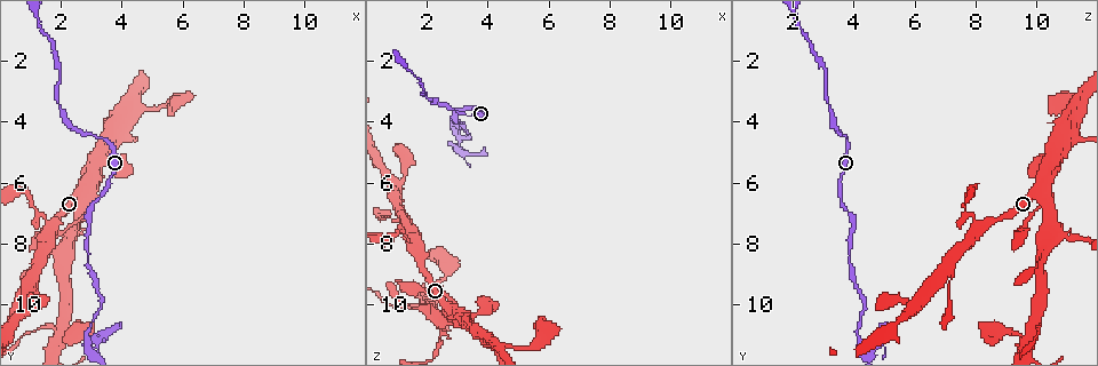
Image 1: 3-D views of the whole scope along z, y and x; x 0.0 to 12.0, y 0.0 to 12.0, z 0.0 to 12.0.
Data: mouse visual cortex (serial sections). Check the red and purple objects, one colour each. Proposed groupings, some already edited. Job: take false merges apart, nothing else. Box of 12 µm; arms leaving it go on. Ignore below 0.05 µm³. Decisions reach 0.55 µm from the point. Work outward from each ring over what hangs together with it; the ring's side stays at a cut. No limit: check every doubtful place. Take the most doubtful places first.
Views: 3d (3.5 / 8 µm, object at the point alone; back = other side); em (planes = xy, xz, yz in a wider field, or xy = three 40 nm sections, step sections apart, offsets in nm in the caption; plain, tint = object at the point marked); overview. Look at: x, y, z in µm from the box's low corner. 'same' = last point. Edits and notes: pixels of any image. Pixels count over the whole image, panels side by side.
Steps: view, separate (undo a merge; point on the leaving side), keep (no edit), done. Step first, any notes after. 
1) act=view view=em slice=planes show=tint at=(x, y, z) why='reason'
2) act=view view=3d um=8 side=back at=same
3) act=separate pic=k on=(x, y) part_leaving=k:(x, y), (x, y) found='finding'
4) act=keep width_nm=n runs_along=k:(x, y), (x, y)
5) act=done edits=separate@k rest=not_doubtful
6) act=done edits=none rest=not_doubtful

act=view view=3d um=3.5 at=(3.0, 11.3, 4.9) why='thick turns thin'

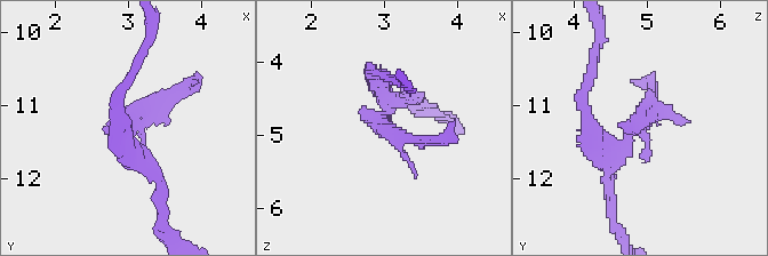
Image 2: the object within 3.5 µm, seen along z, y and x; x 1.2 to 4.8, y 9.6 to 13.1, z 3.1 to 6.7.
act=view view=em slice=xy step=5 show=tint at=(3.00, 11.30, 4.80)

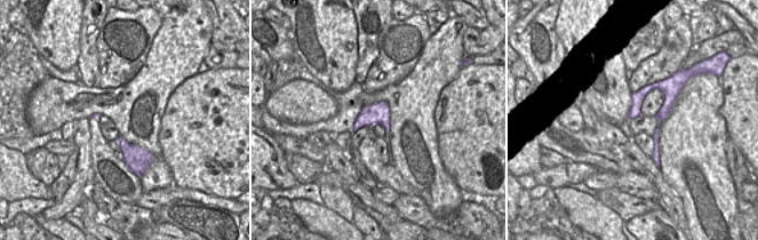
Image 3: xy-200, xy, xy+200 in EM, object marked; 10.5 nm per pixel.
act=view view=em slice=planes show=tint at=same

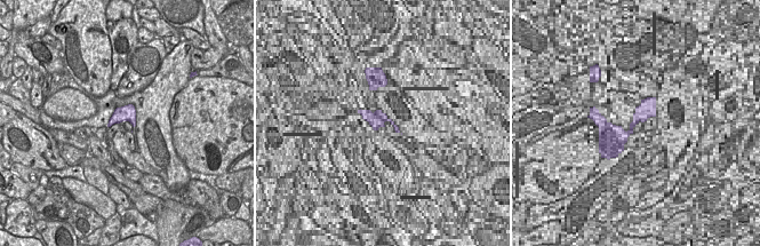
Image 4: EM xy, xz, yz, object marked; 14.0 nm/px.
act=separate pic=2 on=(381, 127) part_leaving=2:(384, 110), (384, 128), (418, 142), (447, 136) found='two cells meet here'

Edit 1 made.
act=view view=overview

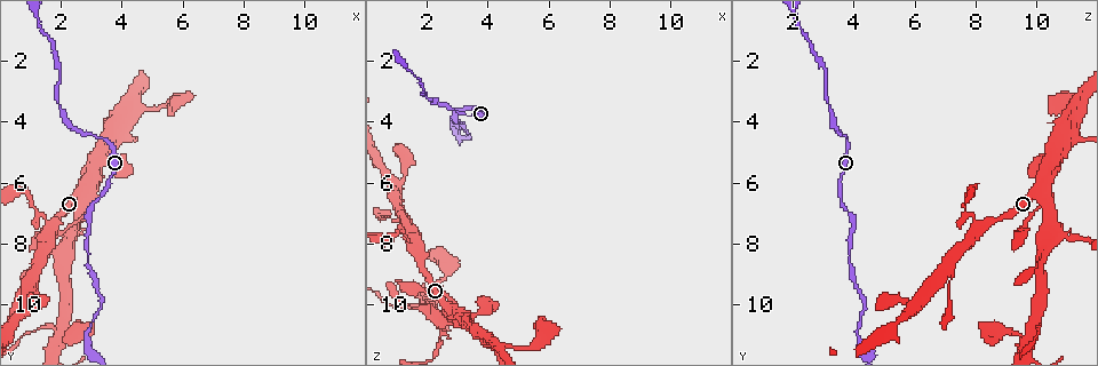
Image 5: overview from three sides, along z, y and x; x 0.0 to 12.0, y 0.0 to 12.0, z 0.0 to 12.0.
act=view view=3d um=3.5 at=(1.1, 6.9, 7.6)

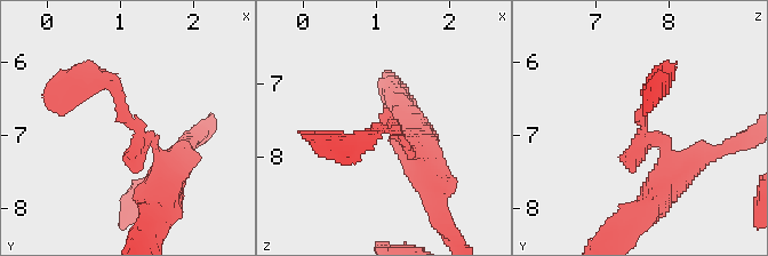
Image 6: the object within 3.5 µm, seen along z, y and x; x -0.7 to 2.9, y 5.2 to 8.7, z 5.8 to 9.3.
act=view view=em slice=xy step=3 show=tint at=(1.15, 6.85, 7.60) why='shape alone is not enough'

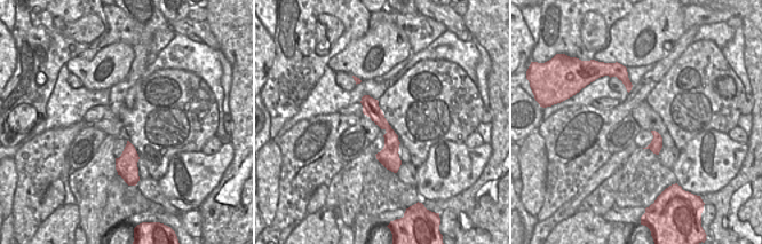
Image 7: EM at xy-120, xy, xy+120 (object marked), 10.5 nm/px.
act=keep runs_along=7:(366, 97), (390, 132), (395, 168) found='continuous, no second cell'

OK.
act=view view=3d um=8 at=(2.1, 10.7, 9.9) why='four arms meet'

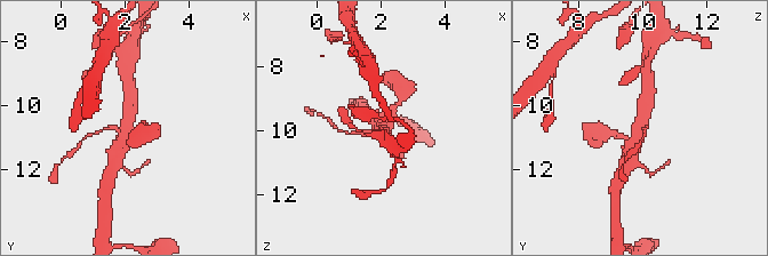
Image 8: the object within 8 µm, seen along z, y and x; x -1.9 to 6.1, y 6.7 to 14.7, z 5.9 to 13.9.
act=view view=3d um=3.5 at=(1.9, 10.7, 9.9) why='zoom in'

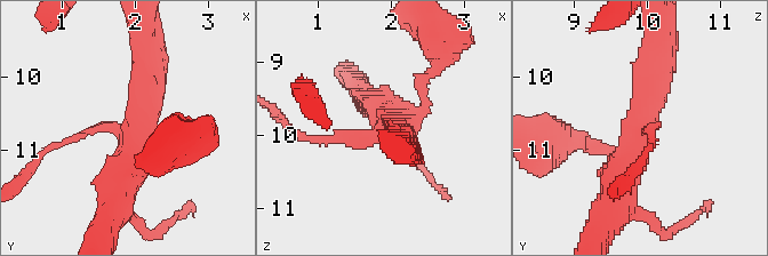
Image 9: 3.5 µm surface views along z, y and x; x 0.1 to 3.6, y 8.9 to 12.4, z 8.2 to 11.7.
act=view view=em slice=xy step=3 show=tint at=(2.00, 10.70, 9.85) arms=4 arm_widths_nm=100,150,350,400 why='now the EM'

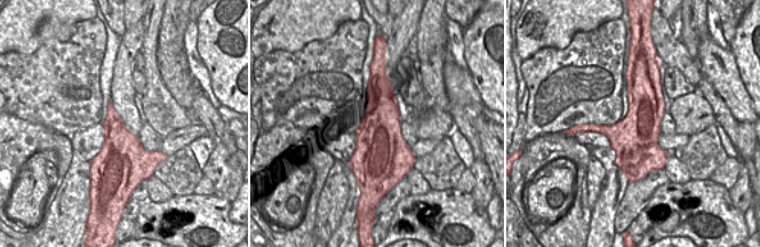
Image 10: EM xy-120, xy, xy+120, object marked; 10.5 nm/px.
act=keep runs_along=9:(660, 60), (637, 154), (601, 148) found='one cell here'

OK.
act=view view=3d um=8 at=(2.4, 7.8, 11.1) why='a narrow waist'

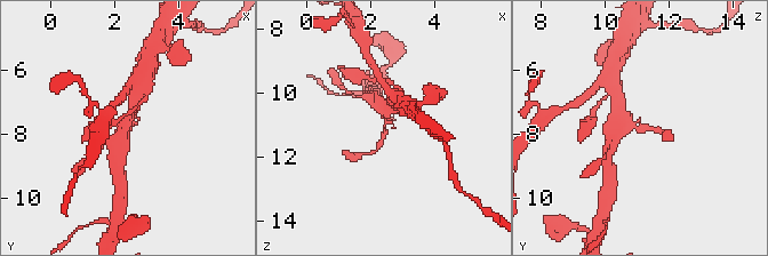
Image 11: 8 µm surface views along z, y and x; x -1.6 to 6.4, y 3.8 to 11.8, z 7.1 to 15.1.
act=view view=em slice=planes show=tint at=(2.4, 7.9, 11.0)

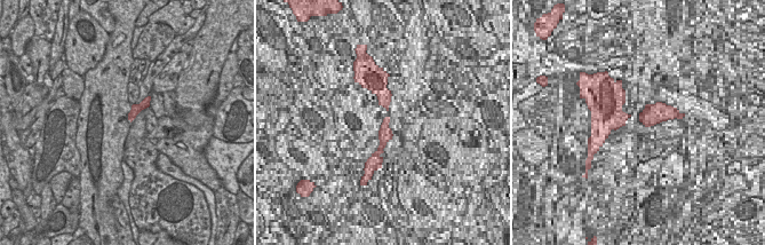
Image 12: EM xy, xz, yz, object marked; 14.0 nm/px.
act=keep arm_widths_nm=200,300 runs_along=11:(621, 109), (621, 122), (664, 134) found='one cell here'

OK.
act=done edits=separate@2 rest=not_doubtful

